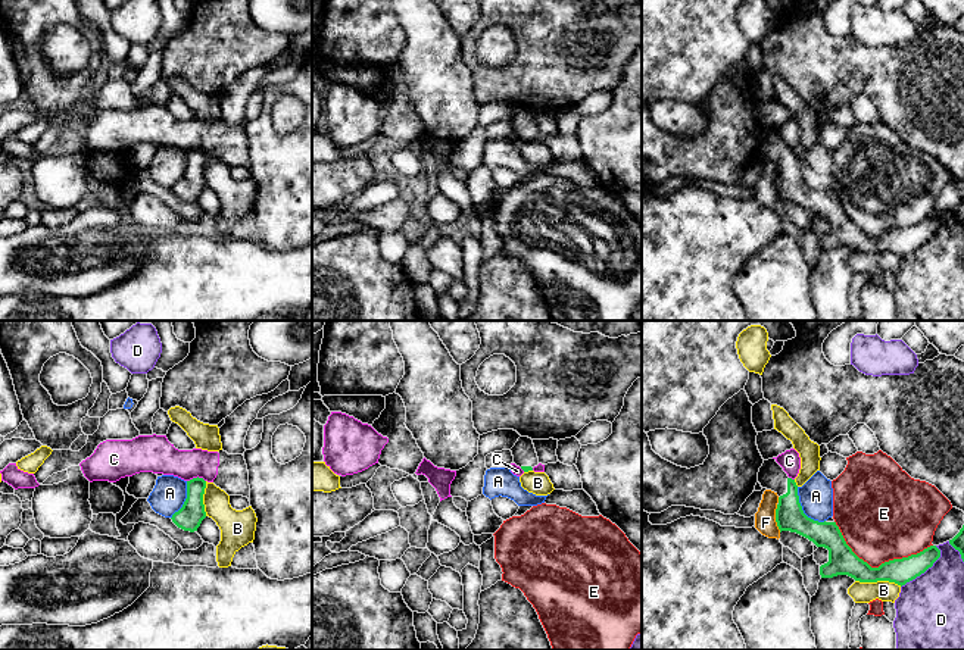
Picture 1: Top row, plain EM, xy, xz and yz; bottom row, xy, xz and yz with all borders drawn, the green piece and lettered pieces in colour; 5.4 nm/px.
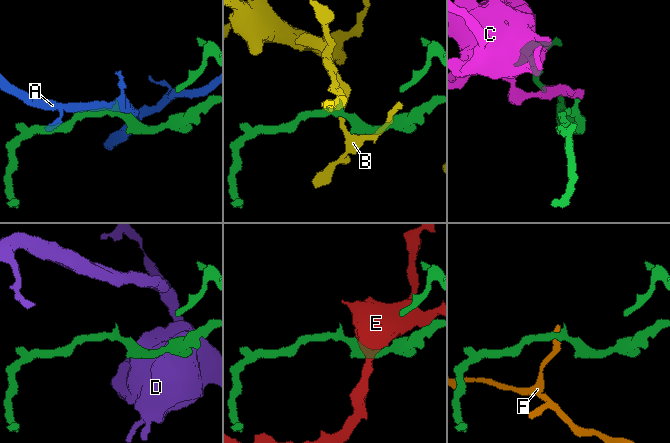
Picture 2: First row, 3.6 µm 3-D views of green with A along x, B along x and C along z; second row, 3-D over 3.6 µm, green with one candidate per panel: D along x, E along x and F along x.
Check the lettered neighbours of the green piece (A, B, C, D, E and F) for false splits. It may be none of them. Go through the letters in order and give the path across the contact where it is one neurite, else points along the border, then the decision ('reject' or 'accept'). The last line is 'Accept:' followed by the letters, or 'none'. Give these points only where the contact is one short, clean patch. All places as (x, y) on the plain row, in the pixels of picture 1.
A: reject
B: reject
C: along xy (205, 150), (197, 147), (187, 152) | reject
D: reject
E: reject
F: along yz (776, 175), (776, 196), (780, 202) | reject
Accept: none

